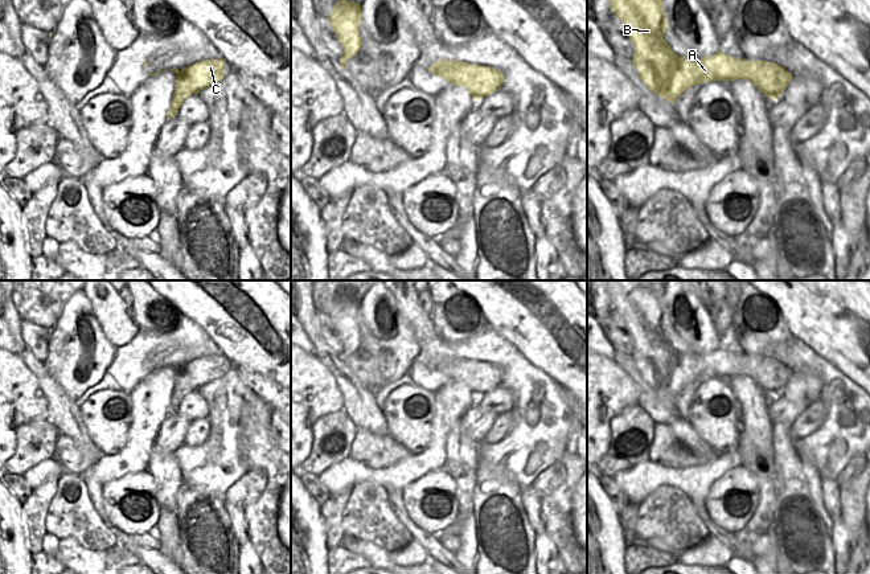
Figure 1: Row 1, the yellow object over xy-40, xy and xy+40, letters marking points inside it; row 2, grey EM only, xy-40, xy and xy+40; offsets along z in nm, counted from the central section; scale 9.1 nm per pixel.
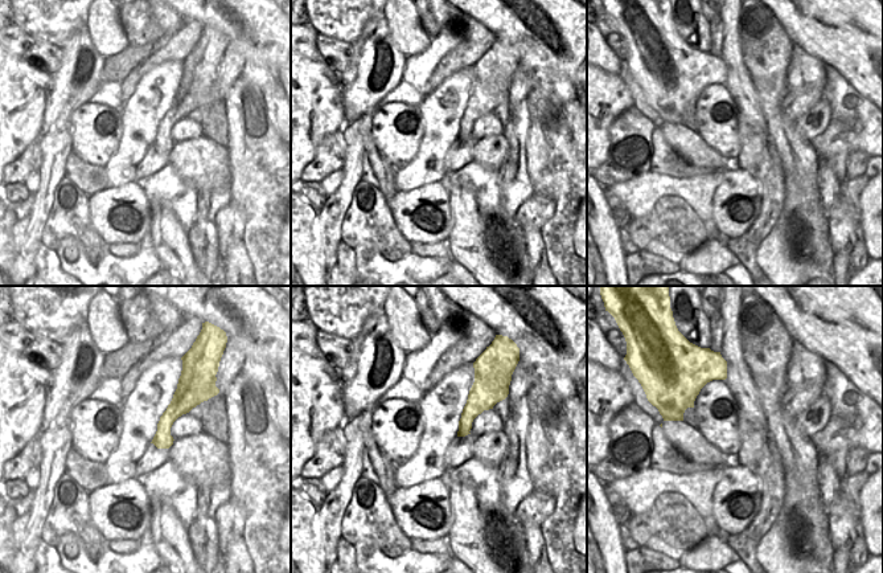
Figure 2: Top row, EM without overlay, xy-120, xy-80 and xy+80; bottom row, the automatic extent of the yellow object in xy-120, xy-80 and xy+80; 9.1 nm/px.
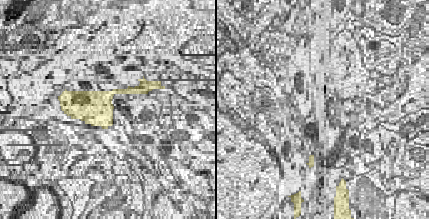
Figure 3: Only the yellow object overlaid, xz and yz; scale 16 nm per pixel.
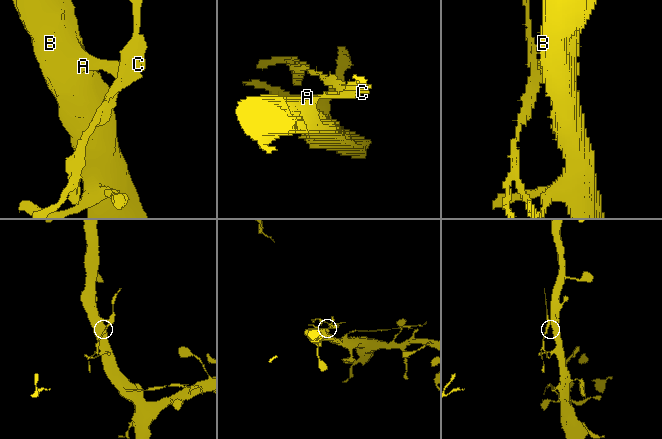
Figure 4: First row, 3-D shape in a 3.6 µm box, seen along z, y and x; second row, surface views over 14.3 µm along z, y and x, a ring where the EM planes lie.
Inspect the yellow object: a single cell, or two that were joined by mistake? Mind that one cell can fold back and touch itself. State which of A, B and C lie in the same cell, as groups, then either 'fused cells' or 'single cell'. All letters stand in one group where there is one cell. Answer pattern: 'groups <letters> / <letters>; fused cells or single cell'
groups A B C; single cell

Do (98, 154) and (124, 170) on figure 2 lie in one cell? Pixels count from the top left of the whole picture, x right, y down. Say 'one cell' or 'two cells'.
two cells

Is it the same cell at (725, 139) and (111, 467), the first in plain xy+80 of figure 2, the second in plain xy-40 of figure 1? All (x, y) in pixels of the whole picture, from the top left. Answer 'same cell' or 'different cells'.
different cells

